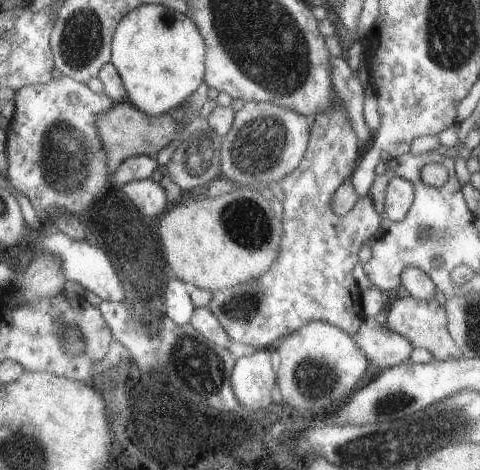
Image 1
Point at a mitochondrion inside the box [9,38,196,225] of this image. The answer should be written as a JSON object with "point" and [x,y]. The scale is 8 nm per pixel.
{"point":[65,154]}

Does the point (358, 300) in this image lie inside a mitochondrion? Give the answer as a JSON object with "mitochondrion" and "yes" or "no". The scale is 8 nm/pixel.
{"mitochondrion":"no"}

